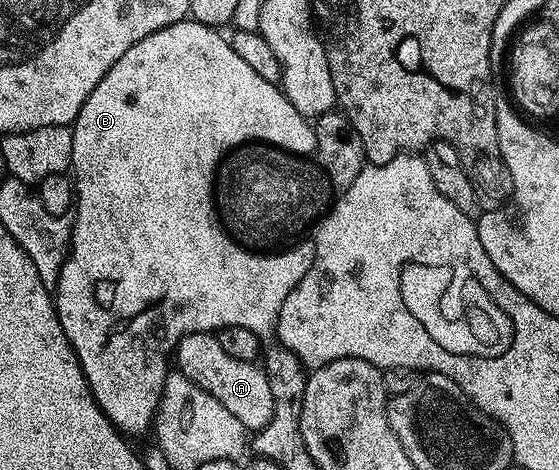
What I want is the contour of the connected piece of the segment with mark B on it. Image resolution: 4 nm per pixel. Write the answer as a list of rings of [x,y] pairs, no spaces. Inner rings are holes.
[[[189,17],[168,25],[164,29],[156,29],[144,41],[136,41],[108,73],[104,73],[104,81],[92,89],[88,101],[80,109],[72,124],[72,182],[76,192],[76,206],[72,211],[70,228],[70,250],[64,265],[60,269],[58,286],[53,288],[52,298],[56,312],[56,321],[62,327],[62,338],[67,339],[76,353],[82,366],[84,377],[90,386],[90,392],[100,409],[108,417],[114,428],[127,437],[142,435],[154,425],[154,414],[158,412],[158,402],[162,396],[164,385],[168,382],[166,370],[172,367],[172,356],[178,350],[178,342],[192,333],[205,331],[217,333],[224,327],[240,325],[244,329],[252,329],[259,333],[277,332],[278,314],[288,298],[288,293],[300,285],[304,273],[312,269],[314,245],[310,241],[299,241],[295,247],[281,251],[278,255],[268,257],[252,257],[252,253],[238,251],[238,247],[230,247],[218,231],[210,231],[210,167],[214,167],[214,159],[218,159],[218,151],[222,147],[230,147],[230,143],[238,143],[238,139],[250,139],[250,135],[258,135],[266,143],[276,145],[293,155],[313,156],[316,152],[316,133],[314,124],[305,115],[296,113],[292,101],[282,91],[281,86],[264,81],[252,65],[246,64],[232,49],[229,38],[221,30],[198,23]]]

